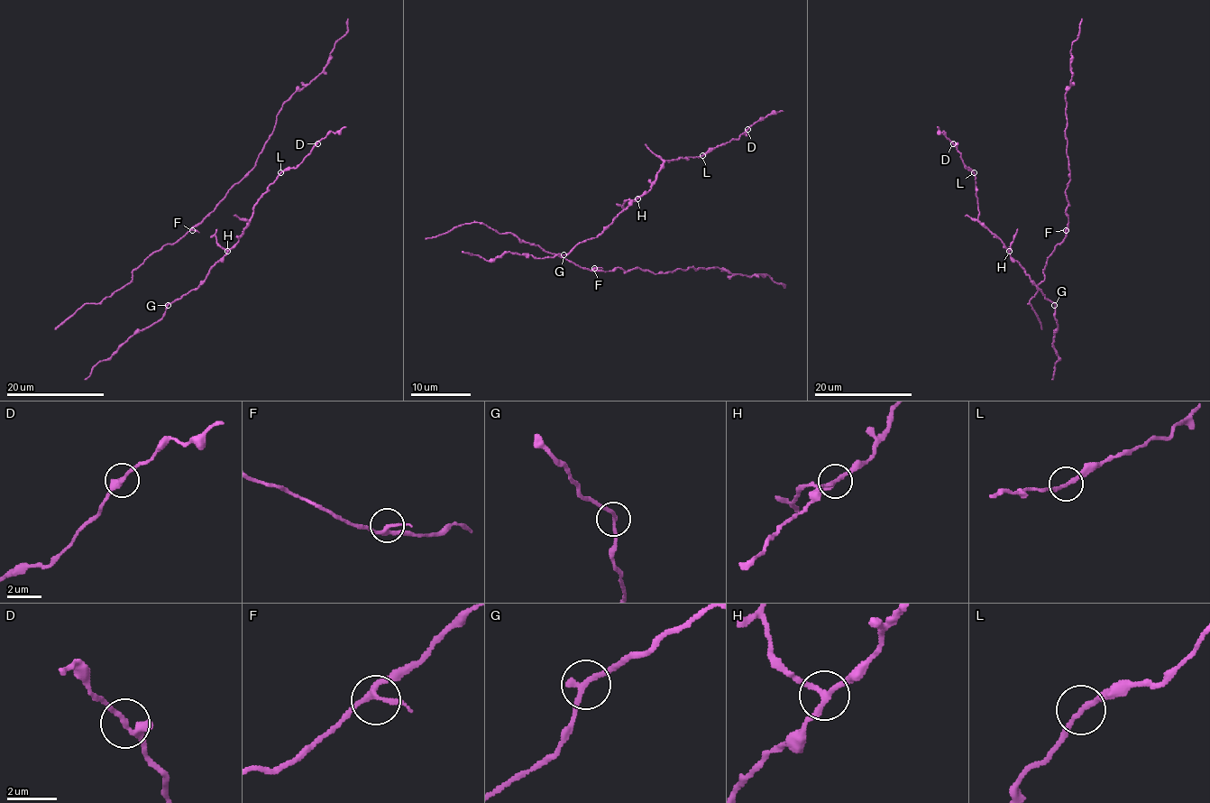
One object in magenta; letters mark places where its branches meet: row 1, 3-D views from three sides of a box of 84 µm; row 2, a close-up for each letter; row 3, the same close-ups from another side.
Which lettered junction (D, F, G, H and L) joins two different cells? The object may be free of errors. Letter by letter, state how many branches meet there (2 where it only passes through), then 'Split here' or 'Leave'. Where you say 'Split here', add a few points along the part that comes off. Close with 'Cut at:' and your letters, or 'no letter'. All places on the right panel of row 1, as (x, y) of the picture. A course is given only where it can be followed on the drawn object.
D: Branches: 3. Leave
F: Branches: 3. Leave
G: Branches: 2. Leave
H: Branches: 3. Split here. Course of the part to remove: (1009, 251), (1018, 229)
L: Branches: 2. Leave
Cut at: H

